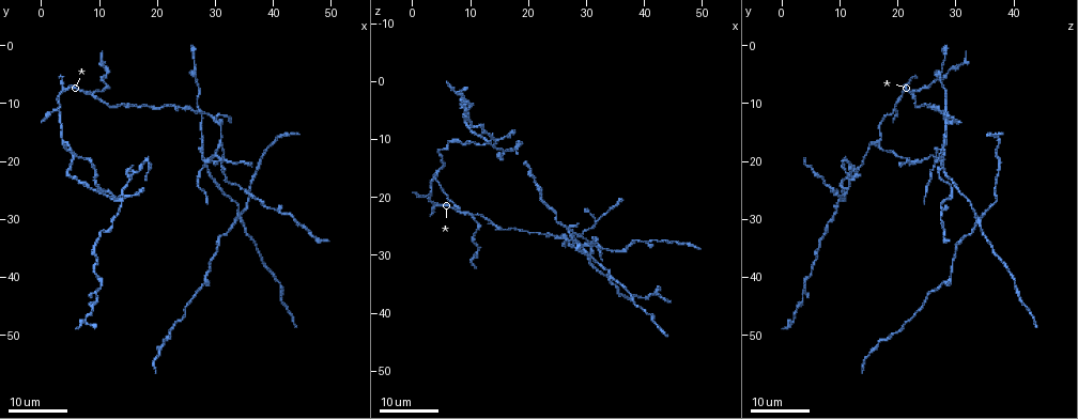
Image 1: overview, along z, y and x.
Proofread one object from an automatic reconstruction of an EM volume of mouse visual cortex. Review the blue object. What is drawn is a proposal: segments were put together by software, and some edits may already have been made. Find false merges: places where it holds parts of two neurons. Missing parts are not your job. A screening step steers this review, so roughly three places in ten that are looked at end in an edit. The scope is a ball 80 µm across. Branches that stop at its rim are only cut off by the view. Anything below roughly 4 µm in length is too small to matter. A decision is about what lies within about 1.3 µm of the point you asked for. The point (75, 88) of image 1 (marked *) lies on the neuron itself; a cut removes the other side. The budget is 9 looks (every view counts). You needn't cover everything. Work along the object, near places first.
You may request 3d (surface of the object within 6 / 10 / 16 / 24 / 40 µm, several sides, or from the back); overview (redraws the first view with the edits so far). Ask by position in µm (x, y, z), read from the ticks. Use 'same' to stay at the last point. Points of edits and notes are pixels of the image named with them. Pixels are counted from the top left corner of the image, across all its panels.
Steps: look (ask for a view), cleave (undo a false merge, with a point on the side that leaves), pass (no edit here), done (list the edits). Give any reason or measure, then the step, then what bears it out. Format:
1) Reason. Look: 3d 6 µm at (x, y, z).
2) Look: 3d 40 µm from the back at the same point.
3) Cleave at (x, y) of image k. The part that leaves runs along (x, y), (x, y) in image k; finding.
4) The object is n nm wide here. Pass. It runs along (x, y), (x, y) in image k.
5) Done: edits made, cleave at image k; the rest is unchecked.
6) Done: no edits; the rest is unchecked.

Look: 3d 24 µm at (4.0, 16.0, 17.0).

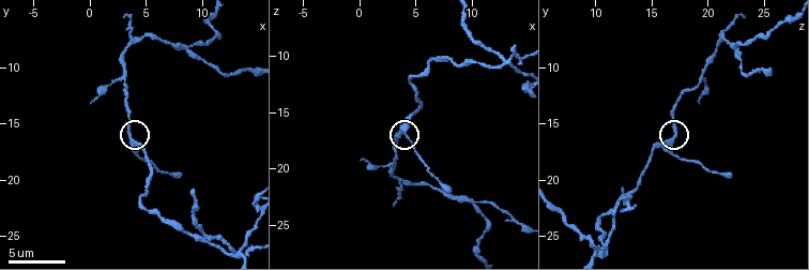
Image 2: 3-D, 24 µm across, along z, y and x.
Look: 3d 6 µm at (3.6, 16.0, 17.2).

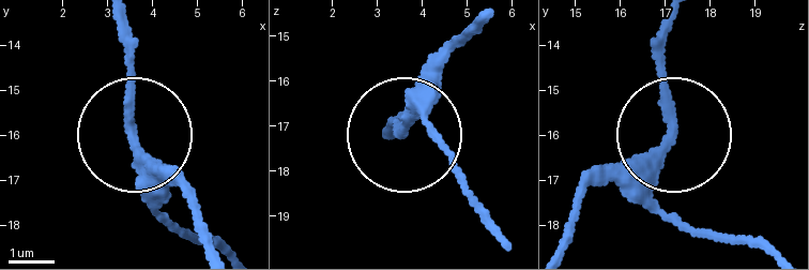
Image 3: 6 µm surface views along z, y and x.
The object is 240 nm wide here. Pass. It runs along (126, 25), (134, 136), (199, 206) in image 3; one neuron here.

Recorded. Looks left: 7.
Look: 3d 10 µm at (9.0, 8.8, 22.6).

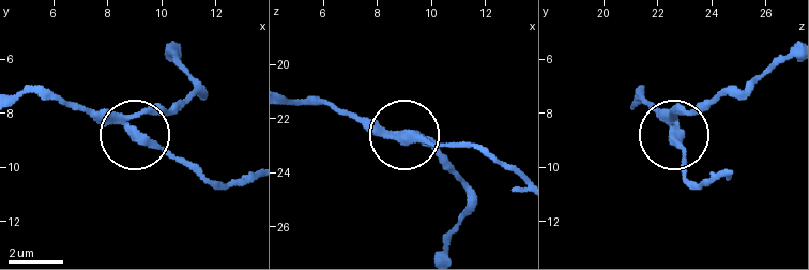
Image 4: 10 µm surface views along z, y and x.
The side arm is 15 µm long. Pass. It runs along (52, 98), (131, 128), (193, 93) in image 4; one neuron here.

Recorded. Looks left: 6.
Branch point. Look: 3d 16 µm at (30.5, 12.5, 28.0).

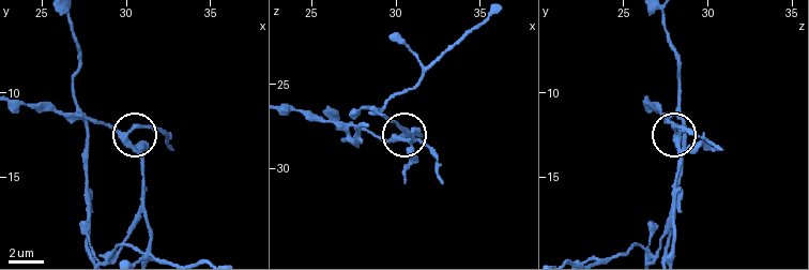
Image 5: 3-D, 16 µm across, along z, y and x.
Zoom in. Look: 3d 10 µm at (30.1, 12.8, 28.2).

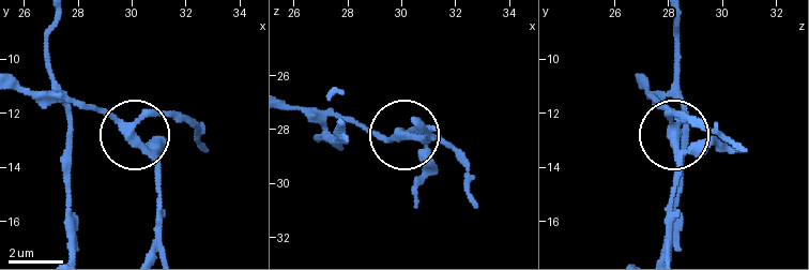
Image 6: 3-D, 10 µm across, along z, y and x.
3 arms meet here. Pass. One neuron here.

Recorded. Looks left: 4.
Calibre changes. Look: 3d 24 µm at (8.0, 47.5, 2.0).

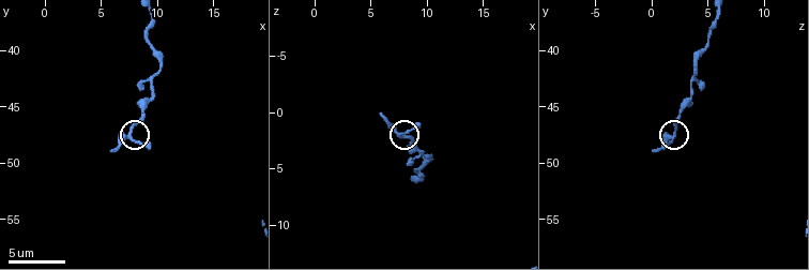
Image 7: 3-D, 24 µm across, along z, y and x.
Look: 3d 6 µm at (7.6, 47.6, 2.0).

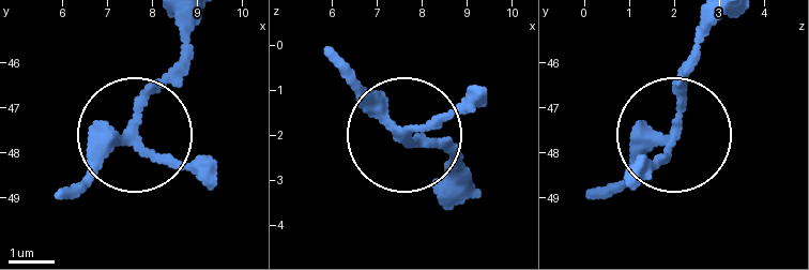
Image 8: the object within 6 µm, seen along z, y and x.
Pass. It runs along (466, 179), (342, 72) in image 8; one neuron here.

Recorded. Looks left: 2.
Done: no edits; the rest is unchecked.

